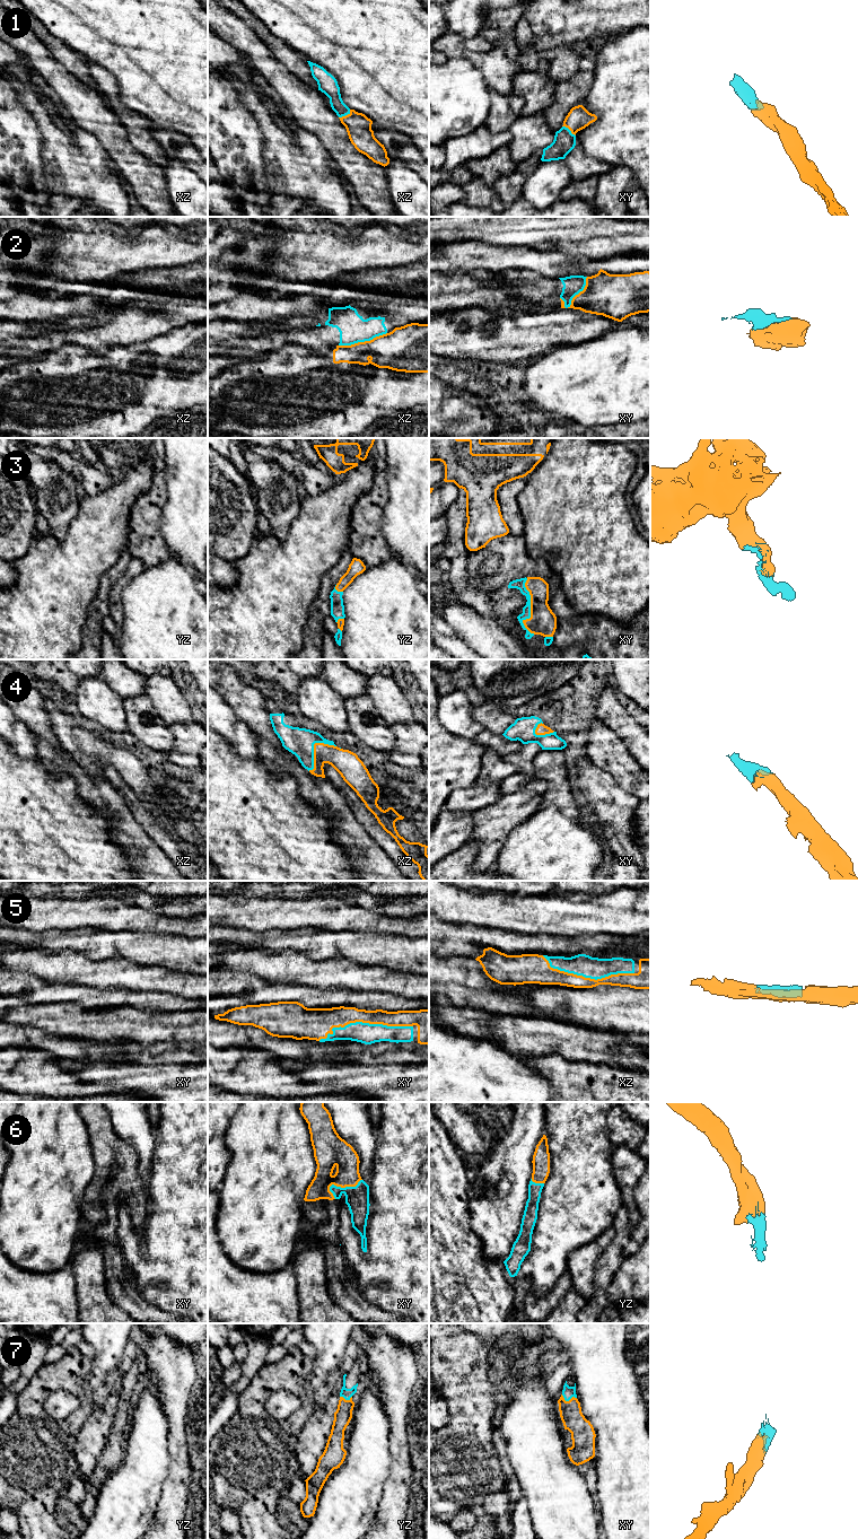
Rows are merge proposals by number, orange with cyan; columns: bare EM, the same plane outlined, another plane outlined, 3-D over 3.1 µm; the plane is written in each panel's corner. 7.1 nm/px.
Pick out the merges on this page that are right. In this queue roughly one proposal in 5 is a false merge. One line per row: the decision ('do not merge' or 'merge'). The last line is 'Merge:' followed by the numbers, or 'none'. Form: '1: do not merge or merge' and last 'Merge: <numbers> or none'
1: merge
2: do not merge
3: merge
4: merge
5: merge
6: merge
7: merge
Merge: 1, 3, 4, 5, 6, 7

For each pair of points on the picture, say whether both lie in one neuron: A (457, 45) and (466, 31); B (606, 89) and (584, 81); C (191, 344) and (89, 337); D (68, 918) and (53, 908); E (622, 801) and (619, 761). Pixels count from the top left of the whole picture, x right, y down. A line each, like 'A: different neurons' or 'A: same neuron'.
A: different neurons
B: different neurons
C: different neurons
D: same neuron
E: different neurons

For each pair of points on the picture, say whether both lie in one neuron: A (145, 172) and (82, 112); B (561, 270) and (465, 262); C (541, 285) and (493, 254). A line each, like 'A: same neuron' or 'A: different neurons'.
A: same neuron
B: same neuron
C: different neurons

